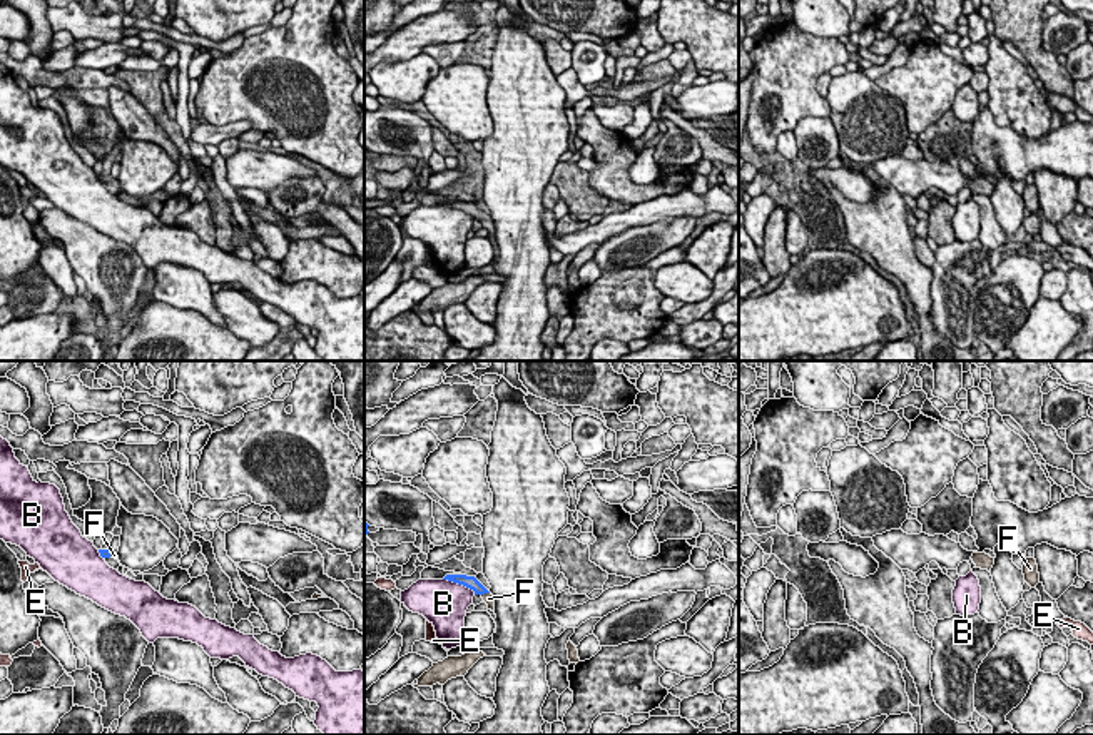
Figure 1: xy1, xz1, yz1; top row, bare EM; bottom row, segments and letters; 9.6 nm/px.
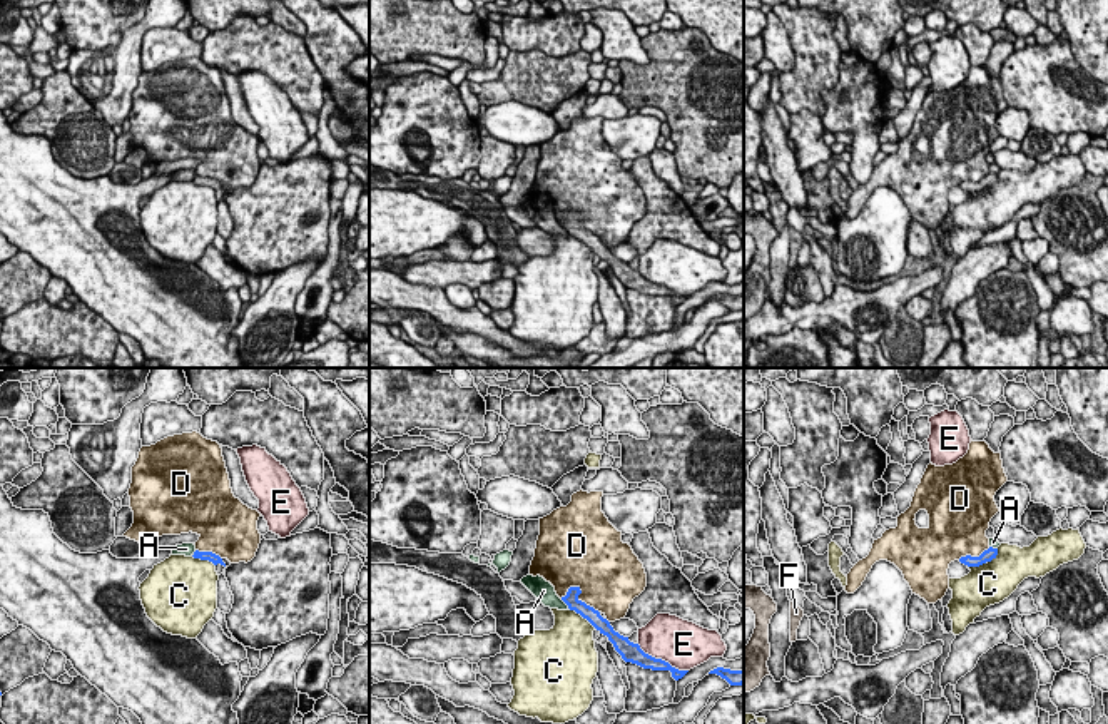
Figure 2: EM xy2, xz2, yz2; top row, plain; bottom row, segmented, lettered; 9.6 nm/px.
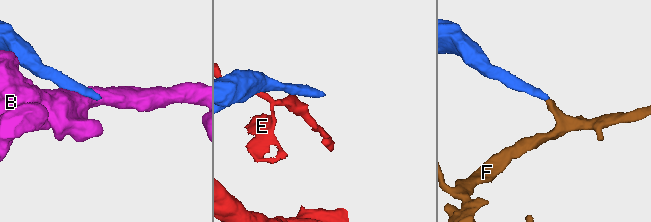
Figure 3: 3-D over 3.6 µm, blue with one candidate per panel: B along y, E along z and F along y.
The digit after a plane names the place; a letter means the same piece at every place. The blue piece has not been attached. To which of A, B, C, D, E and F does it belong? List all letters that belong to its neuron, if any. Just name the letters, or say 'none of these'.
F

